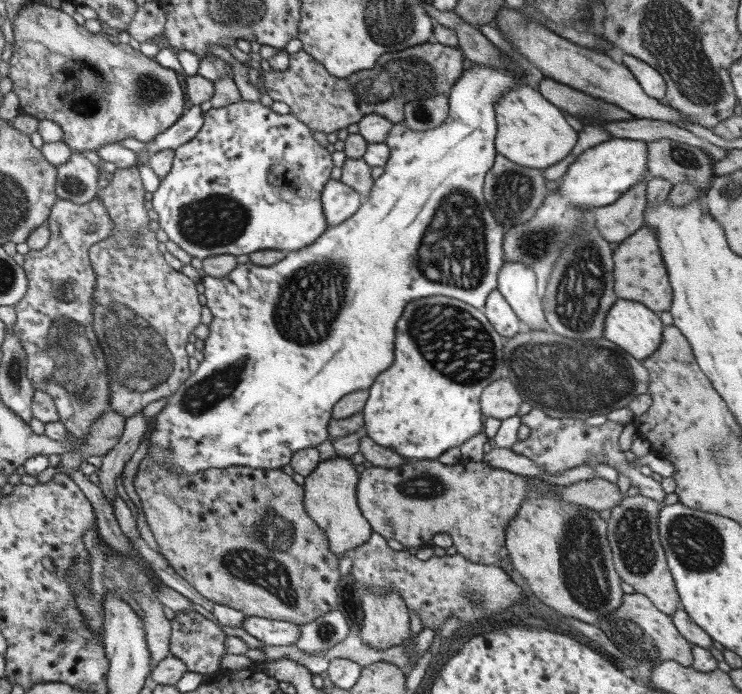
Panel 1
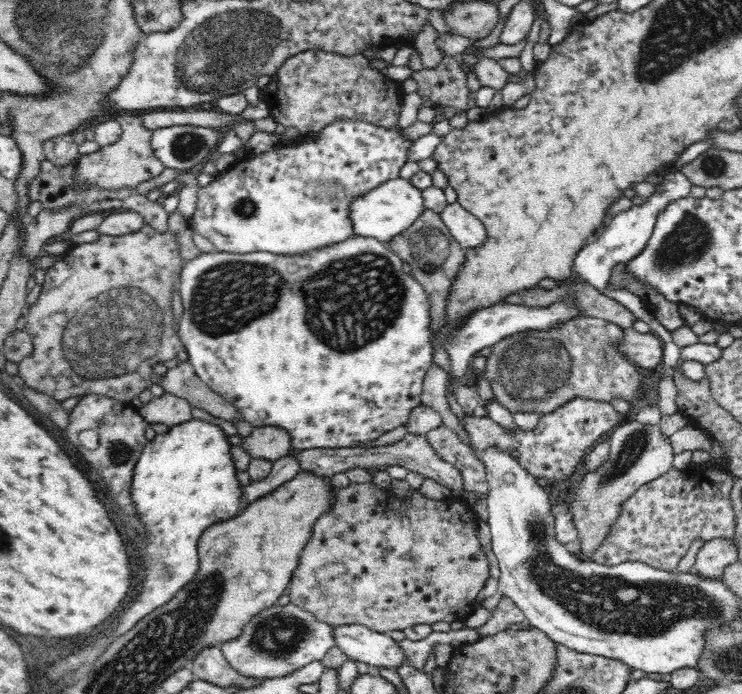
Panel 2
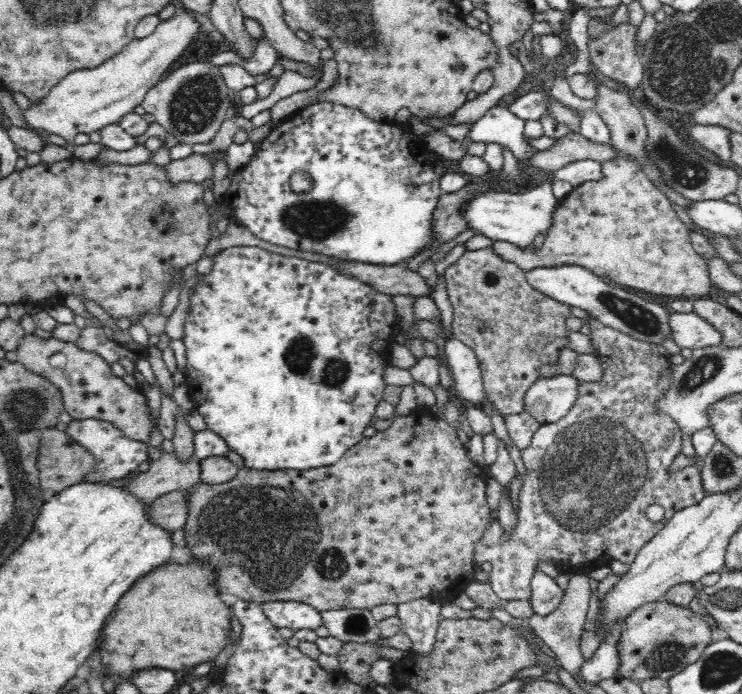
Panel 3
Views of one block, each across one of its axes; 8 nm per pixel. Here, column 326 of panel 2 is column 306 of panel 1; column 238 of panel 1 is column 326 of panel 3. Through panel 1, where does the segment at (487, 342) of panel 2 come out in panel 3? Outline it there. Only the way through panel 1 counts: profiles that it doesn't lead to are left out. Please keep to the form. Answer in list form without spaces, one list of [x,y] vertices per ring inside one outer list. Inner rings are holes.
[[[234,246],[217,252],[213,258],[212,269],[198,280],[196,290],[189,296],[190,307],[184,322],[186,347],[187,393],[194,409],[204,419],[208,428],[224,437],[224,441],[240,454],[244,467],[254,470],[310,470],[333,465],[344,453],[364,438],[364,430],[371,426],[376,416],[376,406],[384,396],[384,370],[388,368],[388,343],[399,331],[399,317],[392,296],[381,294],[367,286],[364,281],[338,271],[328,264],[312,262],[297,257],[288,257],[266,251],[258,246]]]

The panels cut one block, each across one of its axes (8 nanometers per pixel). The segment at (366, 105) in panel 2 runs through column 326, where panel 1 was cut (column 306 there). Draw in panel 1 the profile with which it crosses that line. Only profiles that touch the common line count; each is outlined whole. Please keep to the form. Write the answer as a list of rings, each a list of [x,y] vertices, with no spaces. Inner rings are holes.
[[[433,41],[404,51],[382,54],[374,68],[354,72],[340,79],[325,71],[325,66],[304,50],[291,54],[286,71],[262,70],[262,90],[274,101],[284,102],[312,132],[337,132],[356,124],[366,114],[378,114],[391,123],[405,120],[404,105],[411,100],[433,95],[450,95],[450,89],[464,73],[464,54],[459,47],[446,47]]]

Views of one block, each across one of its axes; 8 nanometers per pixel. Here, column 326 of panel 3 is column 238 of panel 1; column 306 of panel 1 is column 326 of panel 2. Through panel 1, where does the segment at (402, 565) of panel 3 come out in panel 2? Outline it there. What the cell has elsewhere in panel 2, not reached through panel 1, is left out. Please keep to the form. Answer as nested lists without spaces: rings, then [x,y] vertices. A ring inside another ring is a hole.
[[[353,483],[347,488],[333,488],[335,504],[331,512],[325,513],[316,523],[310,540],[301,553],[299,566],[292,574],[285,593],[290,596],[290,602],[316,616],[317,620],[331,625],[333,628],[356,624],[380,633],[390,631],[404,631],[405,629],[420,625],[434,625],[436,622],[452,623],[465,621],[478,606],[476,596],[486,586],[490,578],[489,559],[484,553],[478,537],[478,522],[476,512],[468,507],[463,507],[460,500],[450,496],[442,501],[430,500],[420,493],[420,488],[411,488],[411,493],[406,499],[399,499],[395,493],[379,488],[375,483]]]

